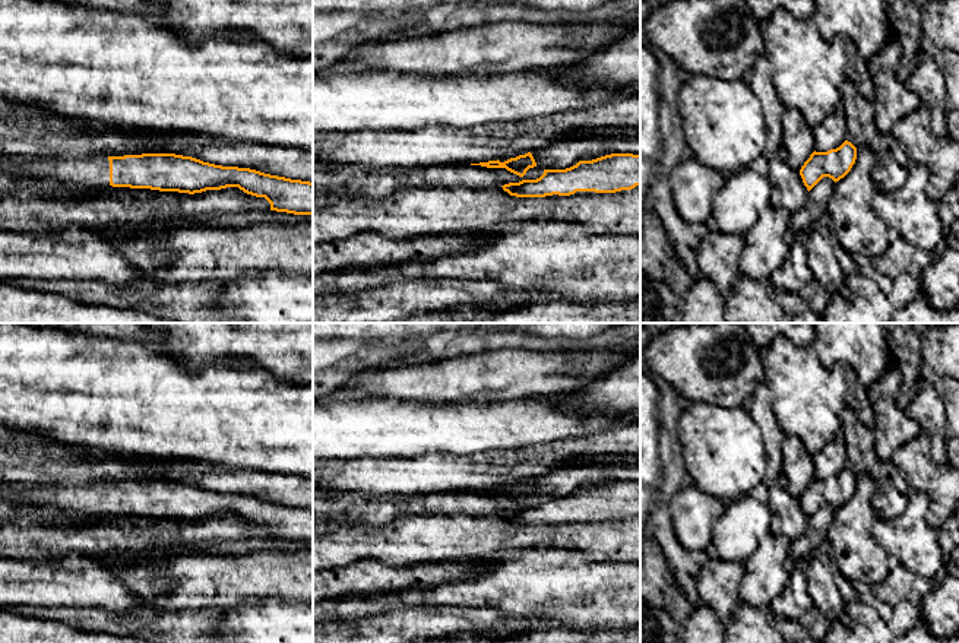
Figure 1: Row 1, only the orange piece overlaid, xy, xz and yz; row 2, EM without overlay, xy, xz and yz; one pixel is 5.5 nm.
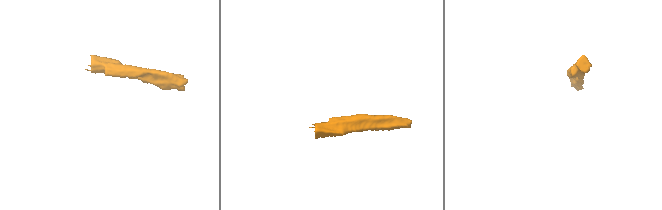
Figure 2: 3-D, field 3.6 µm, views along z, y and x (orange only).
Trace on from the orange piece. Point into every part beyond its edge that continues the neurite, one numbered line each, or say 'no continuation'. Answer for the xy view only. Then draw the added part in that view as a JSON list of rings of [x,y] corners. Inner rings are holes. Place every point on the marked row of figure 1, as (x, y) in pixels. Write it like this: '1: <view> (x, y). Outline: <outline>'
1: xy (85, 173). Outline: [[[34,158],[28,165],[34,177],[50,177],[83,189],[110,186],[108,158]]]

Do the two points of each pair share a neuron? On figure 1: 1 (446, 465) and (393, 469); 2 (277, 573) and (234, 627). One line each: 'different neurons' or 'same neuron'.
1: same neuron
2: different neurons

